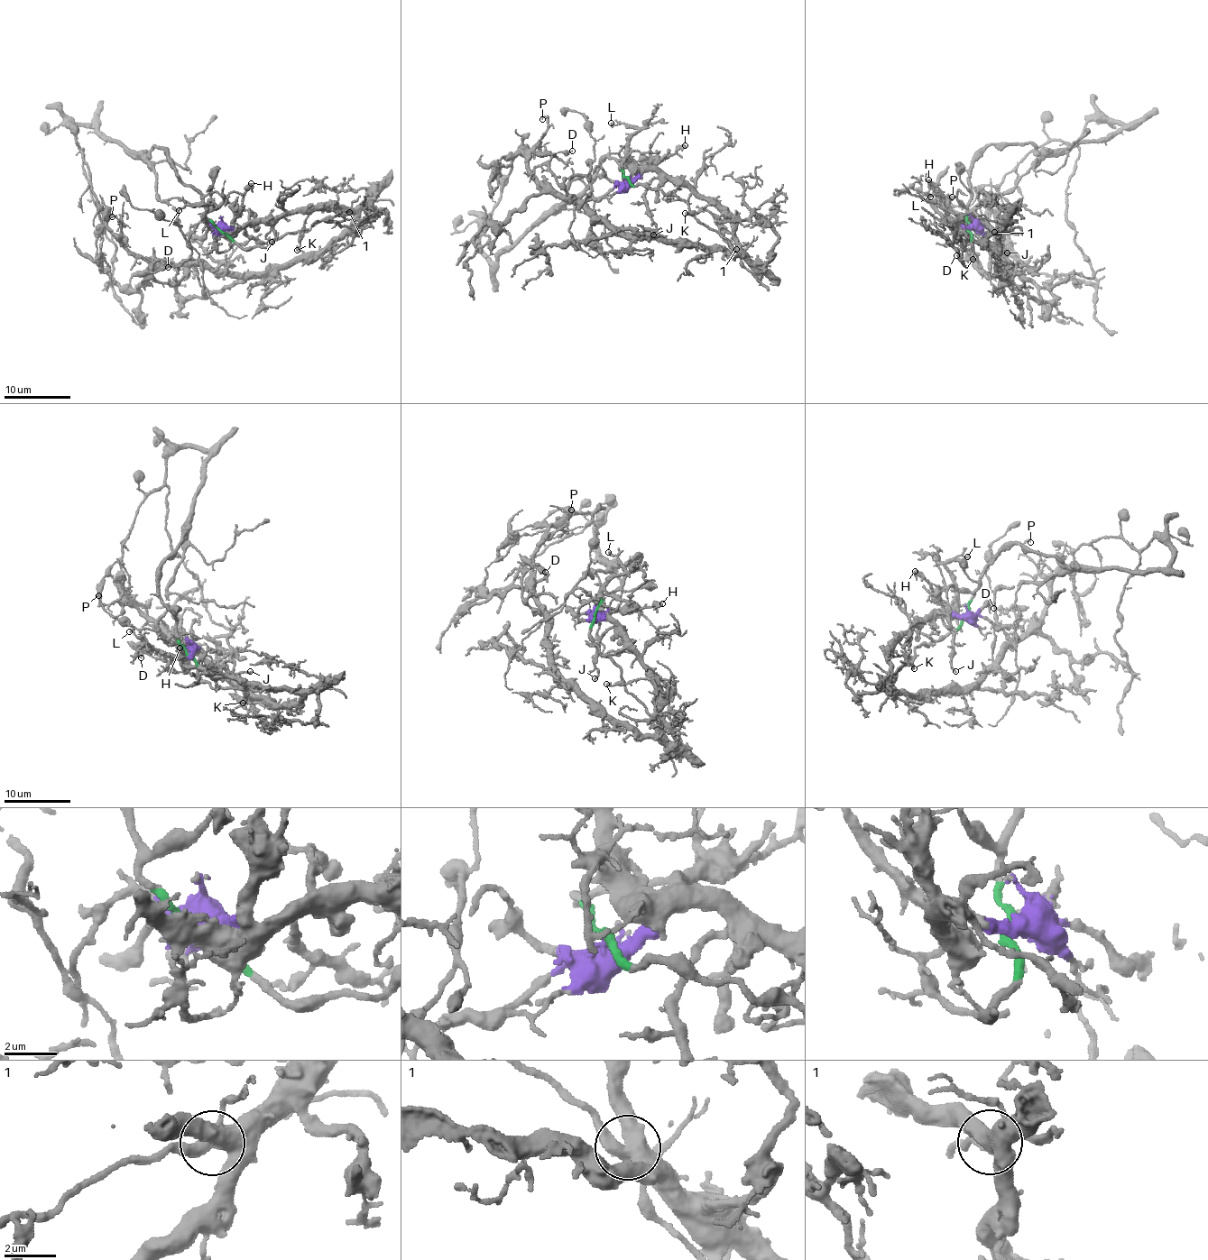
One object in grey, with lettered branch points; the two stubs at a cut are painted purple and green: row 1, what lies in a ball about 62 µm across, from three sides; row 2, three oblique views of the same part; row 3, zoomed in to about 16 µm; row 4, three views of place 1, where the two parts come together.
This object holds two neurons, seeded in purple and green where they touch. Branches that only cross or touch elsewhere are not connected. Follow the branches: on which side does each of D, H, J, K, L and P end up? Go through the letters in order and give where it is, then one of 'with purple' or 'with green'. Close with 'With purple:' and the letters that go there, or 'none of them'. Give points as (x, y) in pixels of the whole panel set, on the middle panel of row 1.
D: at (572, 151); with purple
H: at (685, 145); with purple
J: at (653, 234); with purple
K: at (685, 213); with purple
L: at (611, 123); with purple
P: at (542, 119); with purple
With purple: D, H, J, K, L, P

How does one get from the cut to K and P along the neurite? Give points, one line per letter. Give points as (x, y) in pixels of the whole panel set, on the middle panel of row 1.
K: (626, 179), (631, 180), (641, 170), (656, 171), (683, 180), (707, 199), (708, 204), (697, 212), (685, 213)
P: (626, 179), (683, 180), (729, 222), (737, 253), (619, 233), (539, 188), (528, 165), (541, 119)

